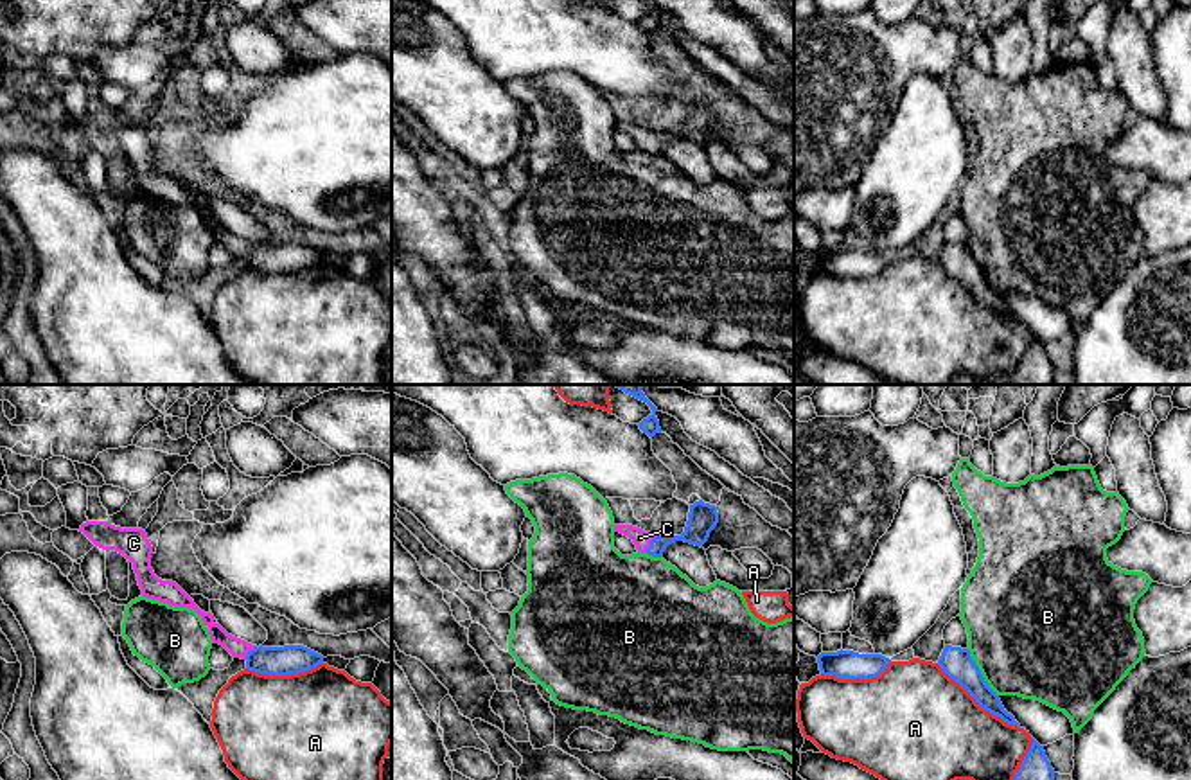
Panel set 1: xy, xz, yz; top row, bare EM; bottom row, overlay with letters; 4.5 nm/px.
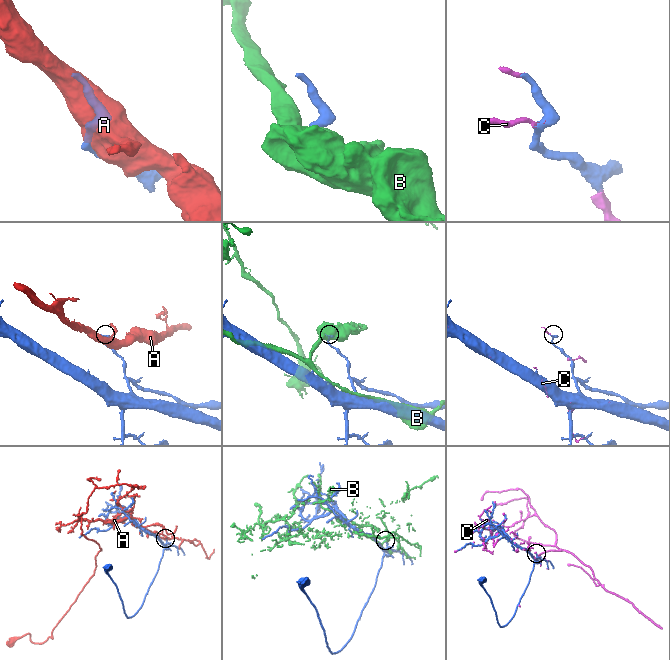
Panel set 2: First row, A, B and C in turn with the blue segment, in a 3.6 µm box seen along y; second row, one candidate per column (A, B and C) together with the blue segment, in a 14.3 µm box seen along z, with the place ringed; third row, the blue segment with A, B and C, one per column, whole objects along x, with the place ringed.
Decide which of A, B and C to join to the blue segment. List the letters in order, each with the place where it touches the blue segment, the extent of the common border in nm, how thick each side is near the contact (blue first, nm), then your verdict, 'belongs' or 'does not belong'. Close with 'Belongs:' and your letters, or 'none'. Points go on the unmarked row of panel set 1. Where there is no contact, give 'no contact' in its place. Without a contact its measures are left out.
A: yz (978, 301) | 480 nm | 140/480 nm | does not belong
B: yz (979, 270) | 260 nm | 140/480 nm | does not belong
C: xz (651, 141) | 100 nm | 130/80 nm | belongs
Belongs: C

